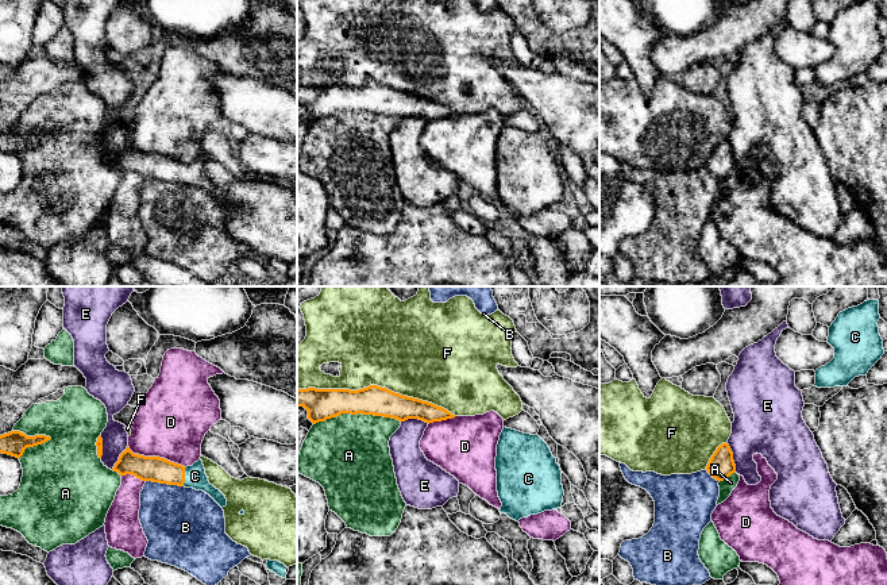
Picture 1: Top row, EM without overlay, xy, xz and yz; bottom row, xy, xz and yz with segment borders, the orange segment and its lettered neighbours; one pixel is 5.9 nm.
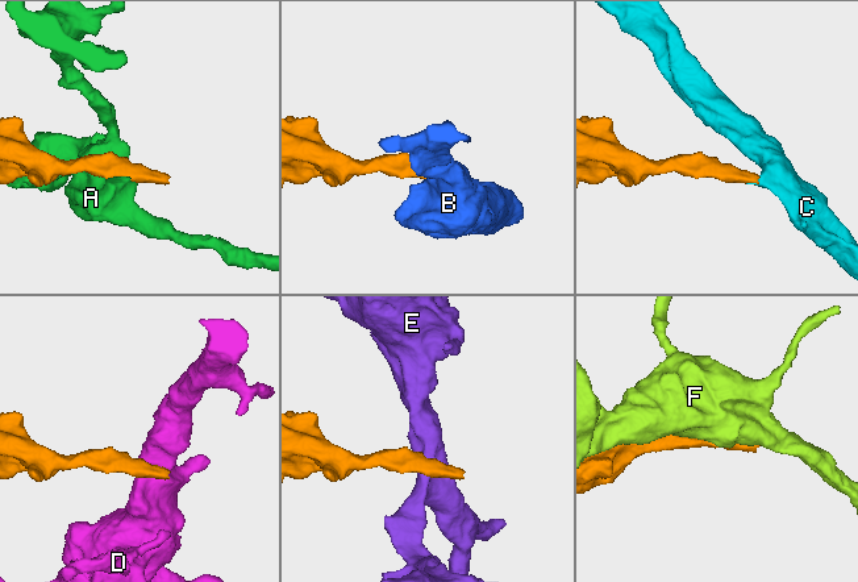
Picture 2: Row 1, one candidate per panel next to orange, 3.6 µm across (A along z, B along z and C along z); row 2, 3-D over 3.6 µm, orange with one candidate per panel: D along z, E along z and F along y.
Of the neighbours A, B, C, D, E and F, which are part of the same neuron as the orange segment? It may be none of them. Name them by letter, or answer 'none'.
C

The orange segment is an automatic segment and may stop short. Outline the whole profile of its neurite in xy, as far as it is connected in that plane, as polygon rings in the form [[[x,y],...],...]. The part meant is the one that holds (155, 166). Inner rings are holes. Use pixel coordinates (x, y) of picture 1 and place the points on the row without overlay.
[[[130,145],[120,151],[113,169],[120,173],[132,172],[142,178],[193,185],[209,192],[221,205],[227,203],[225,193],[209,181],[203,158],[182,163],[159,154],[134,151]]]

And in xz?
[[[370,82],[363,86],[297,86],[297,104],[308,108],[308,116],[316,122],[342,111],[362,111],[397,116],[419,116],[425,120],[455,115],[447,107],[432,100],[394,91],[386,85]]]

